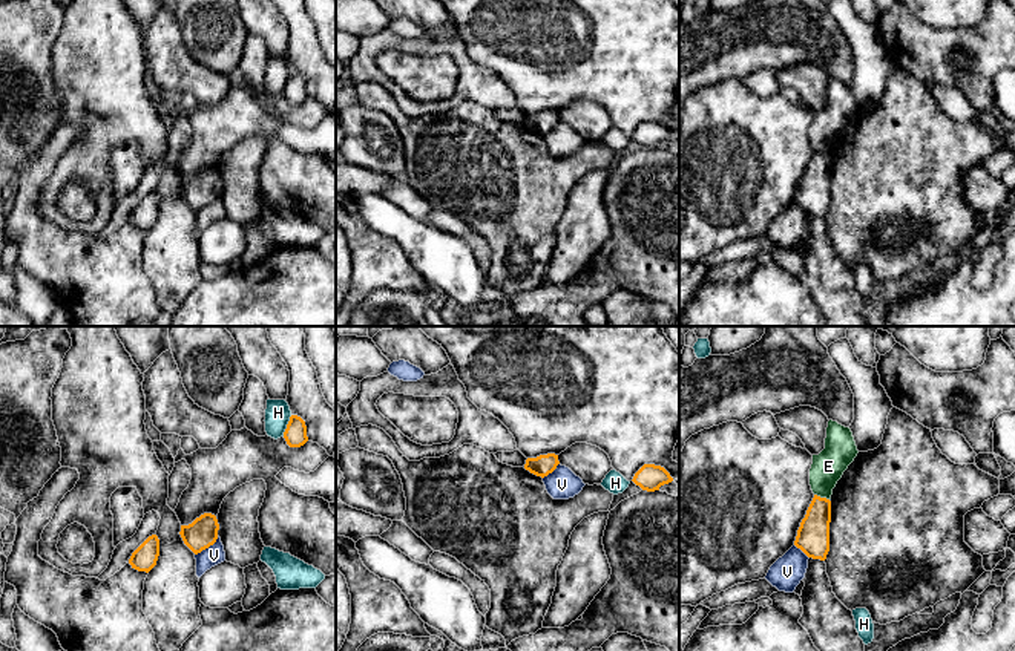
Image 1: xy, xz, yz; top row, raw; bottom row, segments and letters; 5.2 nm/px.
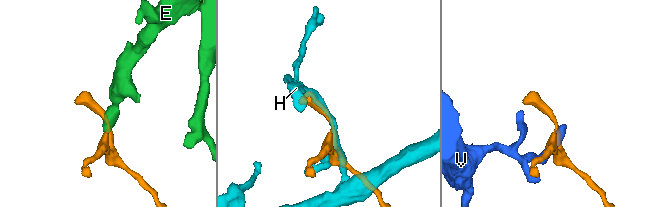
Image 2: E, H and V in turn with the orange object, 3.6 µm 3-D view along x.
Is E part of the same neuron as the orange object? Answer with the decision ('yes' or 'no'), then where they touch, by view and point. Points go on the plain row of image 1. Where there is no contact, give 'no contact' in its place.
no | yz (822, 155)

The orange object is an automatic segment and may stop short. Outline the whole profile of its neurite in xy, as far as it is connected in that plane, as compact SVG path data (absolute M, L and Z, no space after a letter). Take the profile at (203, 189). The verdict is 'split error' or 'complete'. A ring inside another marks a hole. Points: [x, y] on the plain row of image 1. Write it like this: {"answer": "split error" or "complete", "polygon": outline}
{"answer": "complete", "polygon": "M204 170L189 182L181 182L181 195L184 201L195 210L213 202L218 196L219 181L215 172Z"}

